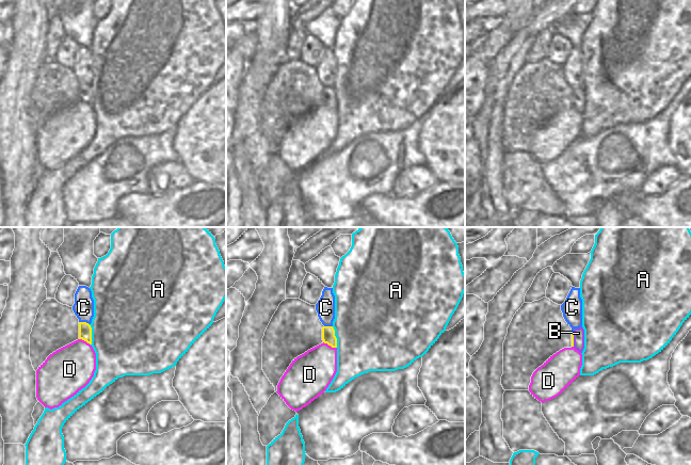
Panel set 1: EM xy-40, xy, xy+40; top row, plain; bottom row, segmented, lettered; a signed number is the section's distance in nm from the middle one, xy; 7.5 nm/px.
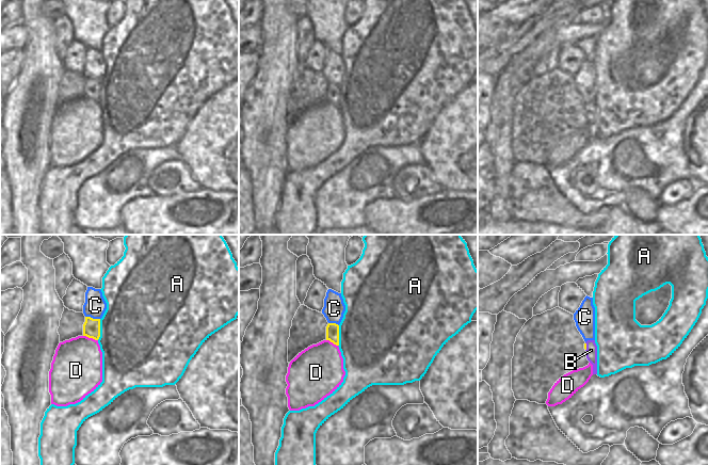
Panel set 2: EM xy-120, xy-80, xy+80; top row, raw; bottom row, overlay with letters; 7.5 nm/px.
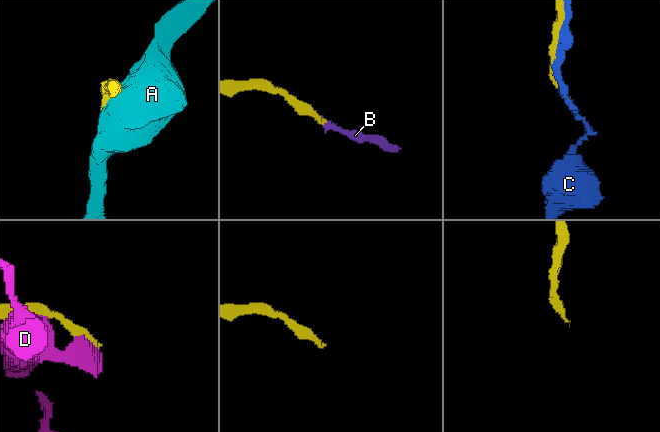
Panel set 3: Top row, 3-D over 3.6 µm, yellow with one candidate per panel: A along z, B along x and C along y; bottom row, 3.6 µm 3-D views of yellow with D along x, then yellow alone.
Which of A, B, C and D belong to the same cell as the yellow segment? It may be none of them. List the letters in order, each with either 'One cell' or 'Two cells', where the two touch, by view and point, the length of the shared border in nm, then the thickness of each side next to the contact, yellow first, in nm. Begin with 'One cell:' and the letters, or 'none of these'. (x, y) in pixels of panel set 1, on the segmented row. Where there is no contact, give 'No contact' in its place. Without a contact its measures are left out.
One cell: B
A: Two cells. Touches yellow at xy (335, 337). Shared border 170 nm. Thickness 100 nm (yellow) against 480 nm
B: One cell. Touches yellow at xy+40 (573, 339). Shared border 100 nm. Thickness 20 nm (yellow) against 80 nm
C: Two cells. Touches yellow at xy-40 (84, 322). Shared border 80 nm. Thickness 100 nm (yellow) against 160 nm
D: Two cells. Touches yellow at xy (330, 345). Shared border 120 nm. Thickness 100 nm (yellow) against 320 nm

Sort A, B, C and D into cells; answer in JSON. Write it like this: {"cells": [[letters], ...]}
{"cells": [["A"], ["B"], ["C"], ["D"]]}

